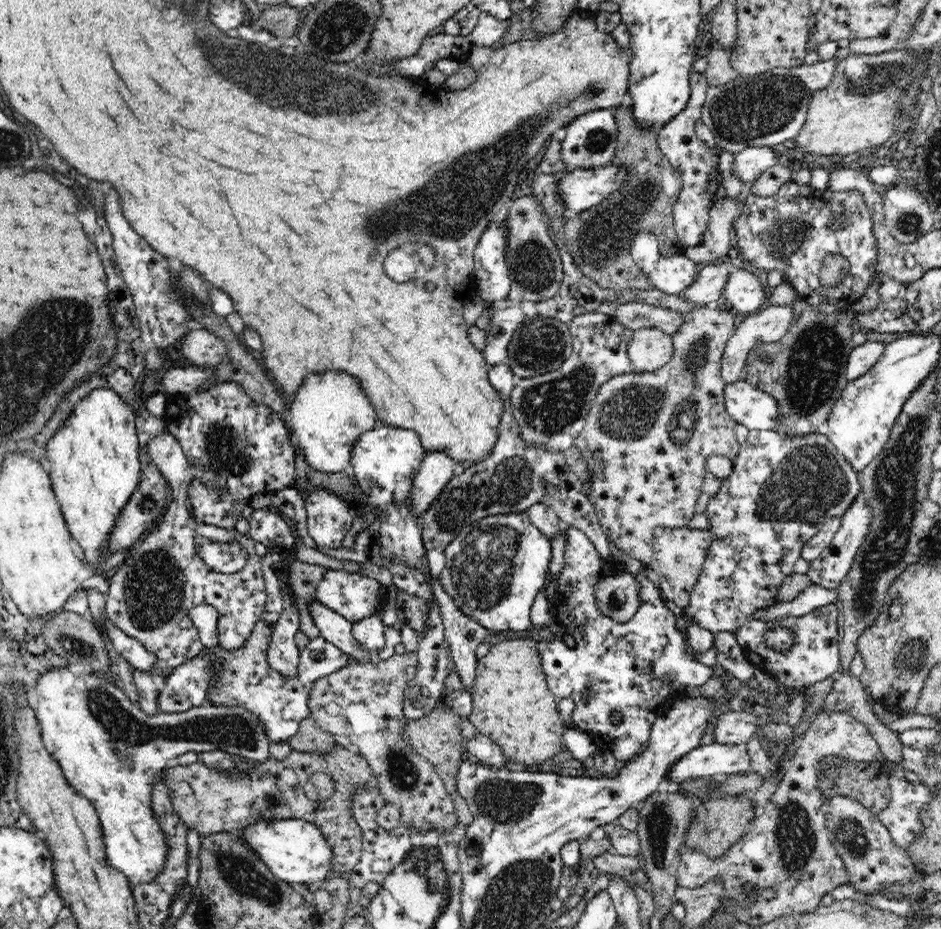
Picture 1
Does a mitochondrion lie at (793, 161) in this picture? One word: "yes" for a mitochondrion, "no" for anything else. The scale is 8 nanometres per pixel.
no

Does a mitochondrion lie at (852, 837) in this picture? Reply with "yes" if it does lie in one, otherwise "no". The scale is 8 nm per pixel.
yes

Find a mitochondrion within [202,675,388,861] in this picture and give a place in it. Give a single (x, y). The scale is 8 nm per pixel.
(274, 802)

